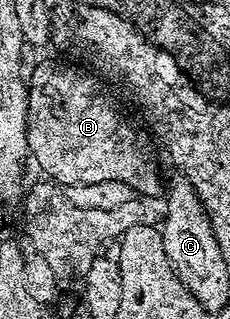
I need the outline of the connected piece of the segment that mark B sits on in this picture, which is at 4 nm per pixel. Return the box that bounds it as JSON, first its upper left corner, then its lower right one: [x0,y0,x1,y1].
[27,63,162,196]

